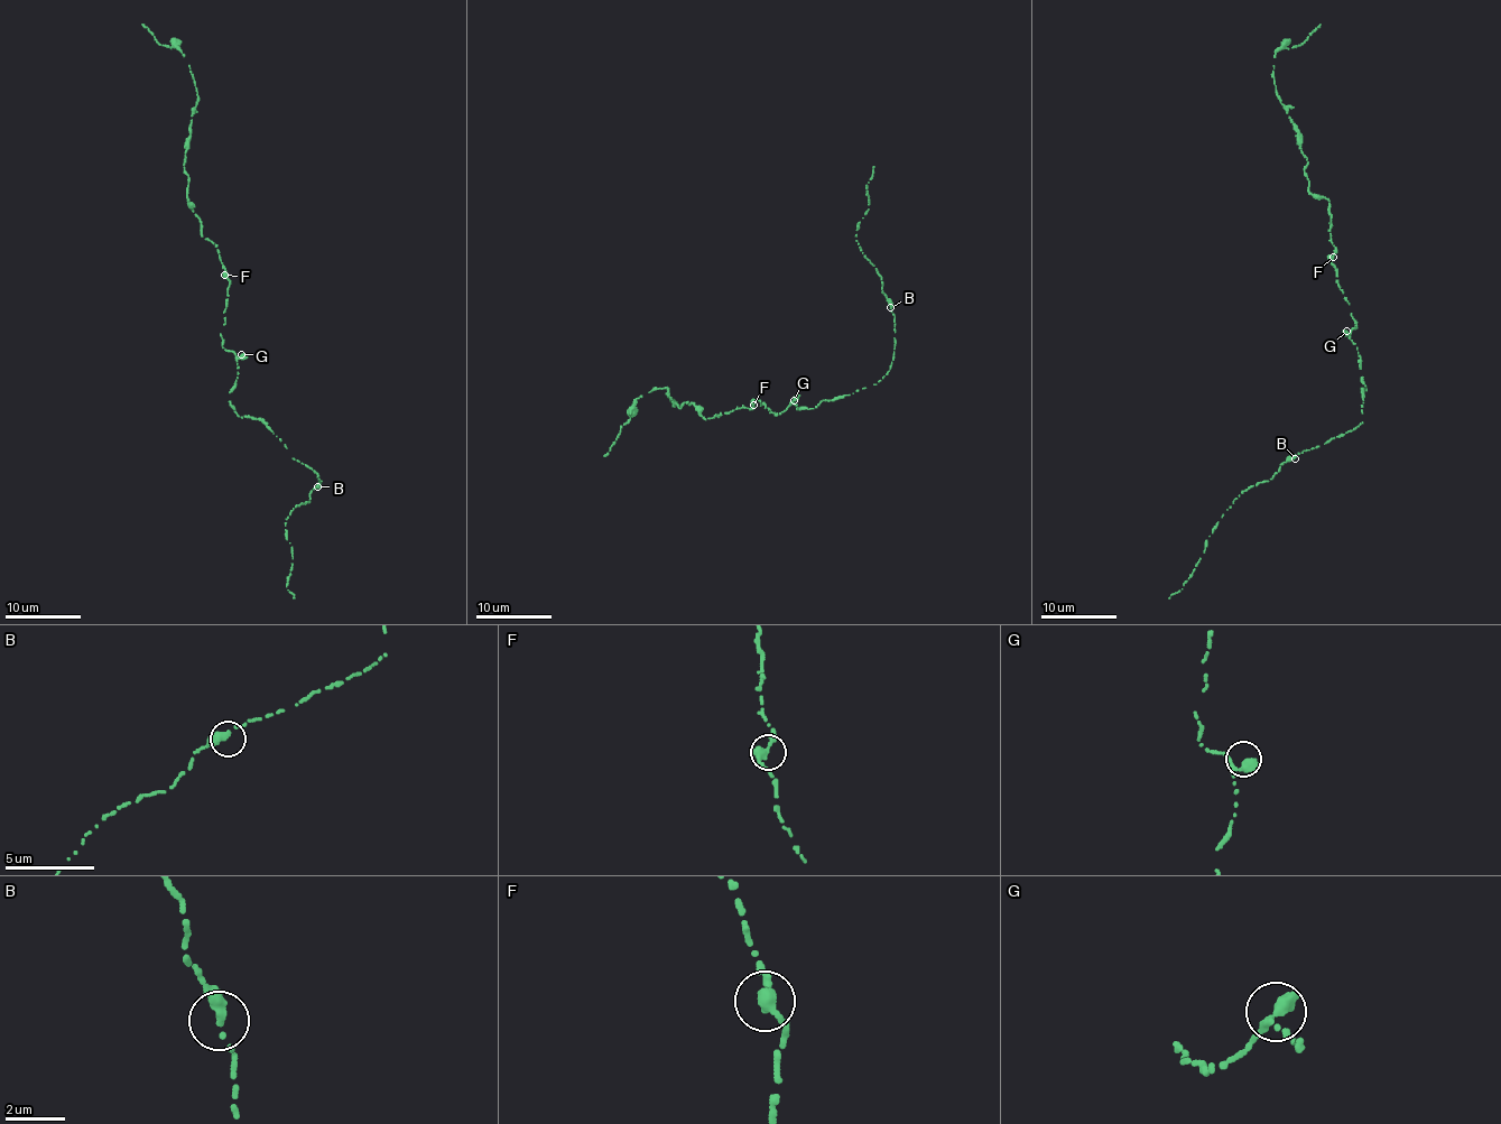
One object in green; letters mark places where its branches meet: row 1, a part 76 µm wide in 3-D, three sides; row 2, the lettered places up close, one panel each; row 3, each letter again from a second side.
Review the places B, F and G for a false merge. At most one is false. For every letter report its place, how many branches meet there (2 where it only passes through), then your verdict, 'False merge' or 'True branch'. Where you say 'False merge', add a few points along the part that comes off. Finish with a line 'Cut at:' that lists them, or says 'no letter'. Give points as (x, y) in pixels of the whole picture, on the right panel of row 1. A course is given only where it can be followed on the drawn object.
B: Place: (1295, 458). Branches: 2. True branch
F: Place: (1333, 257). Branches: 2. True branch
G: Place: (1346, 331). Branches: 2. True branch
Cut at: no letter

